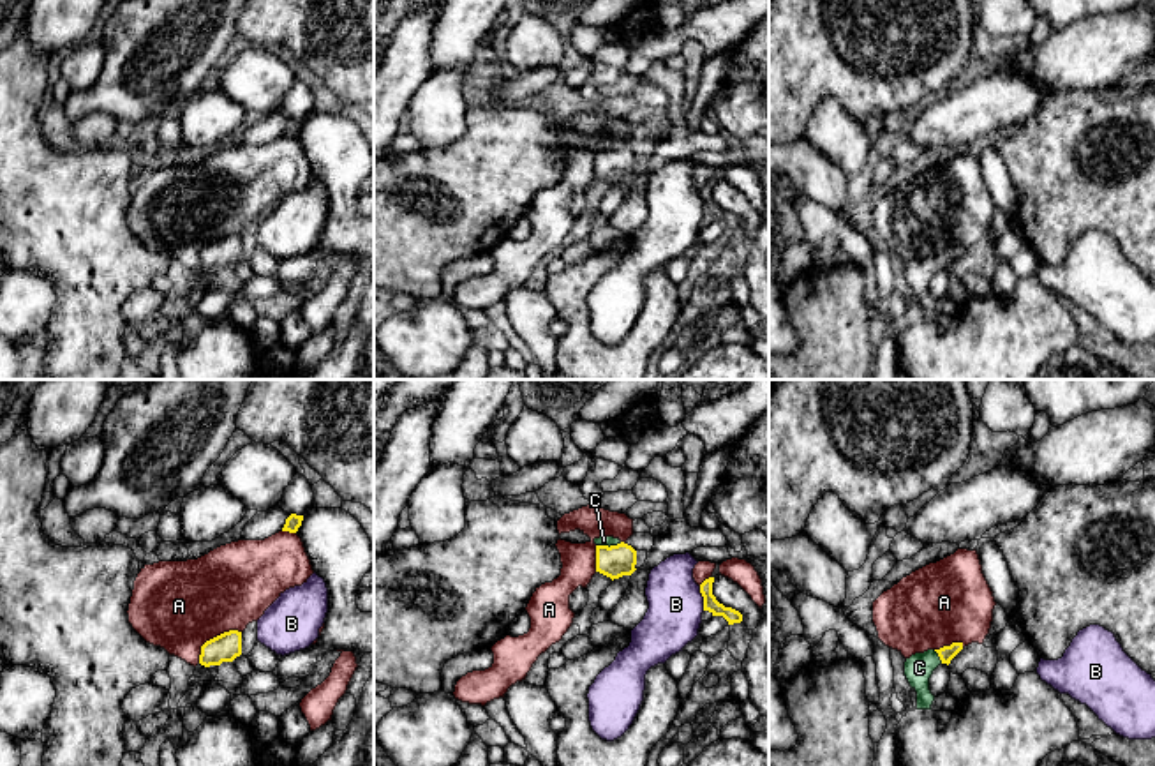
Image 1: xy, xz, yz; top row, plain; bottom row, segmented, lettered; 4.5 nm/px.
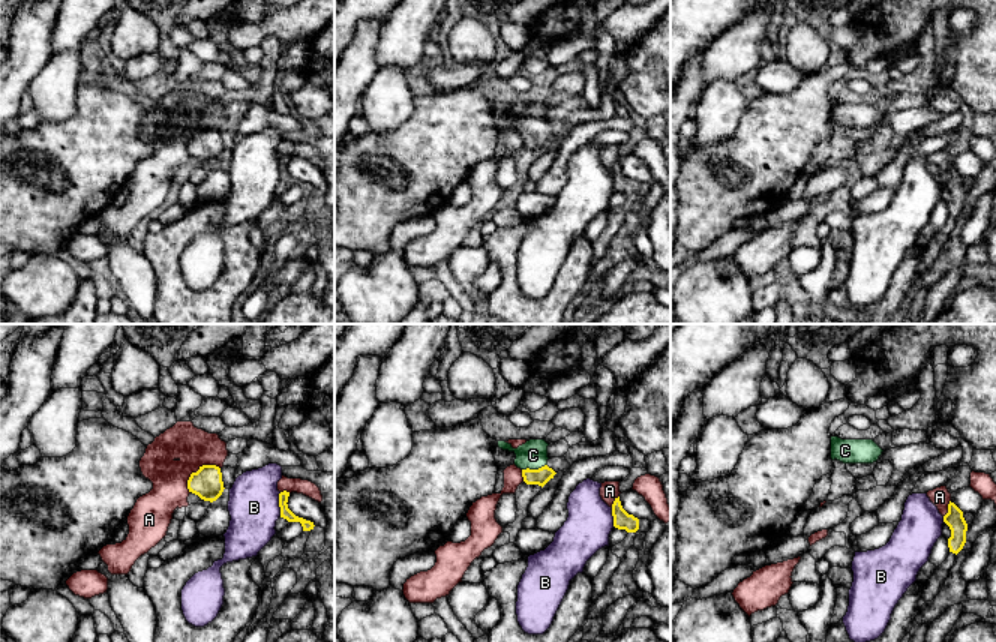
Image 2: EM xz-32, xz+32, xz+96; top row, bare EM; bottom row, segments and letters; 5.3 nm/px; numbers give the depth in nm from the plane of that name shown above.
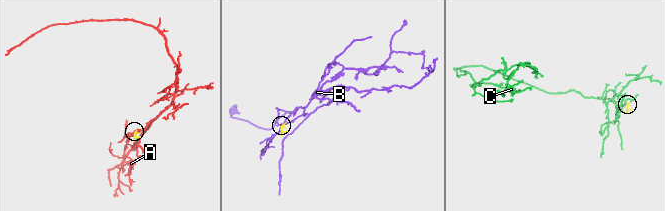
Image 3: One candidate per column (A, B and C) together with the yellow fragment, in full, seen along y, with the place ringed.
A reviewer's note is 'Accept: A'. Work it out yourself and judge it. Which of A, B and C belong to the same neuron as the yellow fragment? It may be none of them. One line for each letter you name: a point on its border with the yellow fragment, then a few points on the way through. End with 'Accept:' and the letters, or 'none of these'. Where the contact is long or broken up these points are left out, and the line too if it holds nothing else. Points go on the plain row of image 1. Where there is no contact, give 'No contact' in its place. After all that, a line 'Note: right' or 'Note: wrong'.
C: Touches yellow at xz (607, 150). Path across: xz (614, 166), (607, 150), (603, 145)
Accept: C
Note: wrong

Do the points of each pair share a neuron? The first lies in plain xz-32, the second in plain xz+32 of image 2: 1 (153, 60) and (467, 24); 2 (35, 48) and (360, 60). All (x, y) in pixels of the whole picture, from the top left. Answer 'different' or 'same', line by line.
1: different
2: same

